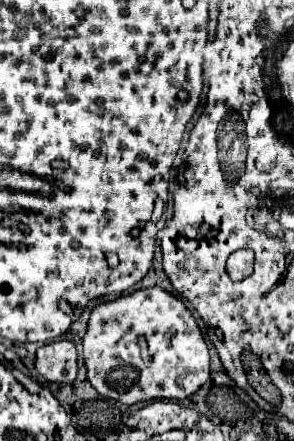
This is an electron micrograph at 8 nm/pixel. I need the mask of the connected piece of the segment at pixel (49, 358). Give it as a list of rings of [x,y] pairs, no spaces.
[[[72,341],[48,343],[36,353],[36,369],[44,379],[52,383],[70,385],[78,373],[76,357],[76,345]]]

